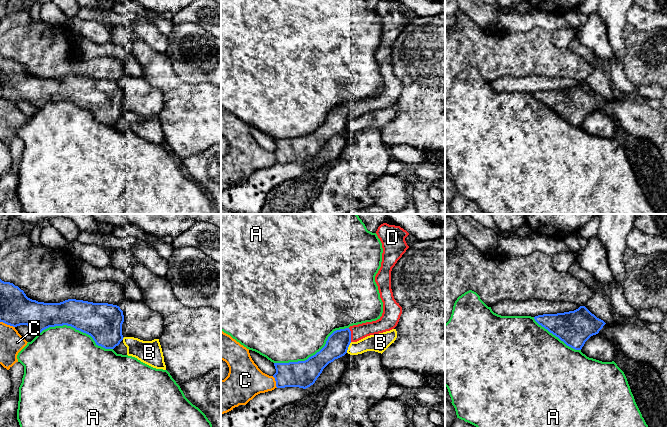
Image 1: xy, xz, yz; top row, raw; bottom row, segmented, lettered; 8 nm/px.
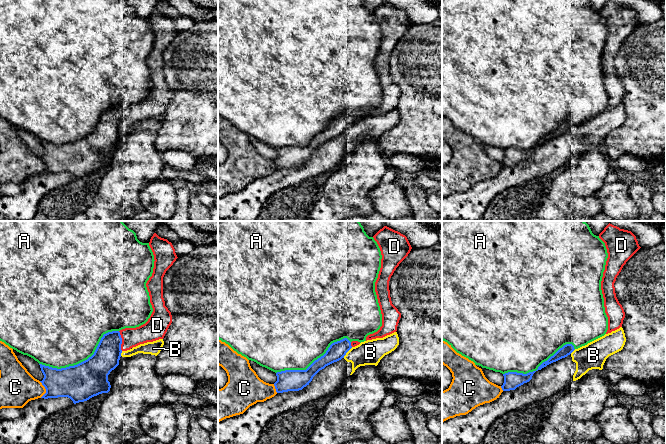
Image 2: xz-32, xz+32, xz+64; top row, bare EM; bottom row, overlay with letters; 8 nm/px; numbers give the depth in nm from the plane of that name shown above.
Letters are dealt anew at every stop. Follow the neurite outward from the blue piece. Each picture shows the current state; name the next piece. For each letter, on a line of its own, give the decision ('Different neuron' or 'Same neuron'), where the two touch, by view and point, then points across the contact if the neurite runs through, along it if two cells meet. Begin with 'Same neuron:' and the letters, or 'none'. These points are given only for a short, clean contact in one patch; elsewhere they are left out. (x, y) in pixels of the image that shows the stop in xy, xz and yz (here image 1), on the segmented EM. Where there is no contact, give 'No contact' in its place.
Same neuron: D
A: Different neuron. Touches blue at xz (313, 355)
B: Different neuron. Touches blue at xz (348, 346)
C: Different neuron. Touches blue at xz (276, 382)
D: Same neuron. Touches blue at xz (350, 335)

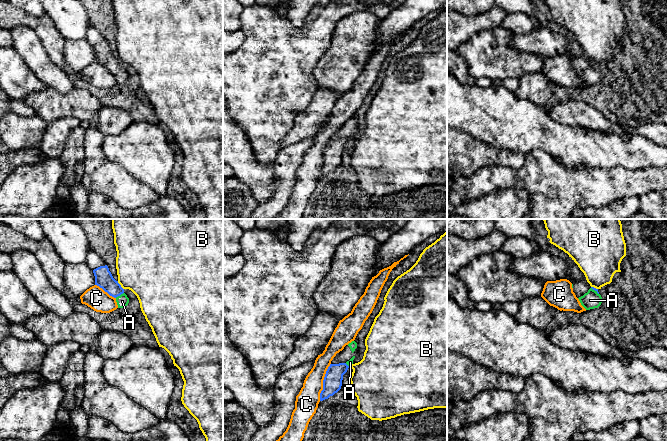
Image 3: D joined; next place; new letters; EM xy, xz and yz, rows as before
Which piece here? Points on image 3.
Same neuron: A
A: Same neuron. Touches blue at xy (119, 295). Path across: xy (103, 278), (119, 295), (122, 301)
B: Different neuron. Touches blue at xy (120, 285). Boundary: xy (117, 281), (123, 289)
C: Different neuron. Touches blue at xz (323, 382)

